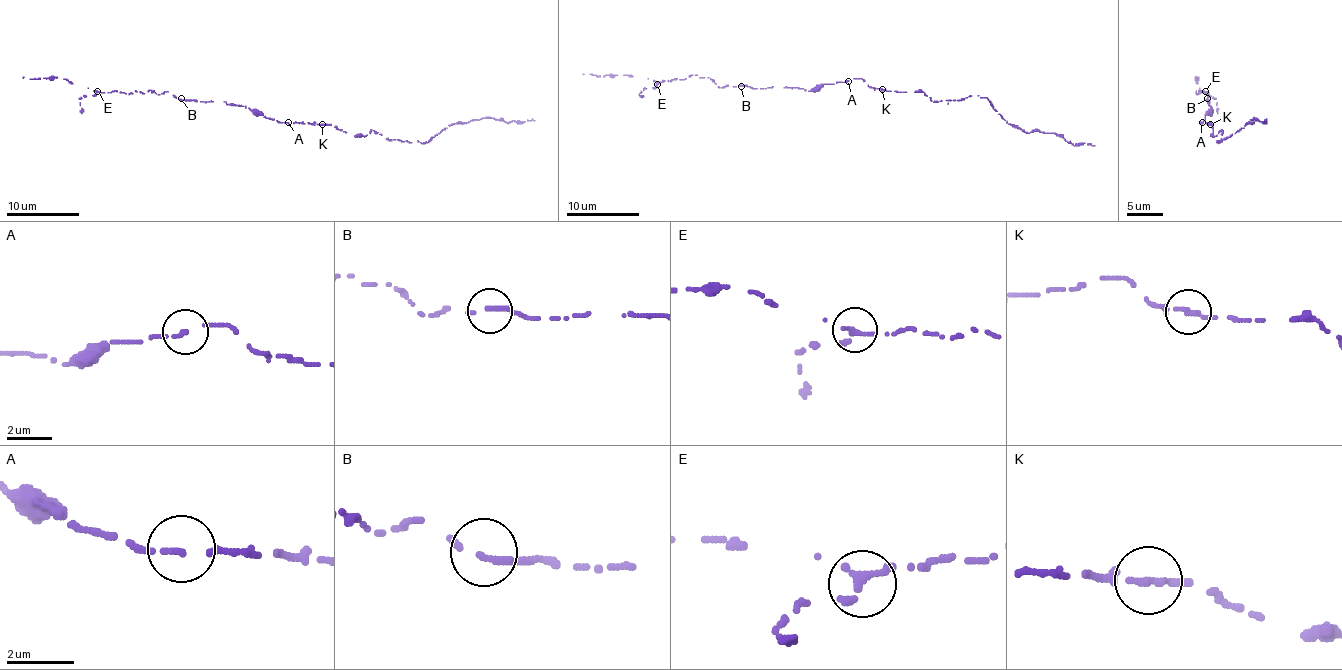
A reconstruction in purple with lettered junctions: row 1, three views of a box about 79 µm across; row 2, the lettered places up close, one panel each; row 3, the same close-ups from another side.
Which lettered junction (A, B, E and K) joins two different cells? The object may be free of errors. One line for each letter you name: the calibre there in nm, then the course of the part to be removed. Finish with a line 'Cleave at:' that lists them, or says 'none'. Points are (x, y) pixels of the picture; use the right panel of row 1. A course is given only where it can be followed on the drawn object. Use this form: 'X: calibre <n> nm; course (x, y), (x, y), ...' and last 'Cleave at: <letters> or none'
Cleave at: none

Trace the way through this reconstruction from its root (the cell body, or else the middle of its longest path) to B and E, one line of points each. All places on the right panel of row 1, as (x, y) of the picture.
B: (1202, 122), (1212, 109), (1207, 98)
E: (1202, 122), (1212, 109), (1207, 102), (1207, 91), (1207, 95), (1200, 89), (1196, 93), (1205, 91)

